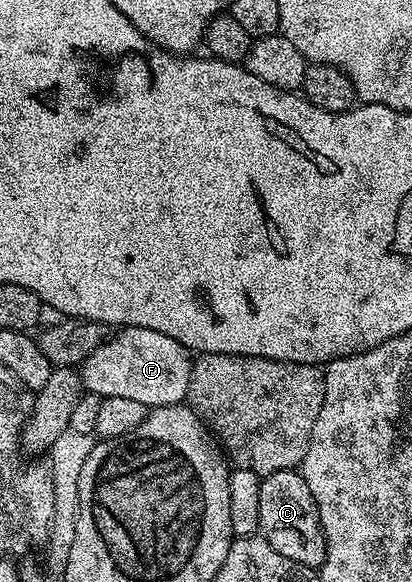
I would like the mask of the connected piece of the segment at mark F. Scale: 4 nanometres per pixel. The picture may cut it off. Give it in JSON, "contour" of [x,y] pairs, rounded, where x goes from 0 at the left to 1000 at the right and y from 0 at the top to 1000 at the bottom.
{"contour":[[[303,562],[282,567],[197,627],[204,667],[218,677],[255,687],[265,682],[306,682],[342,689],[354,699],[408,699],[444,692],[454,684],[459,648],[468,622],[466,605],[439,595],[420,579],[381,572],[374,565]]]}

